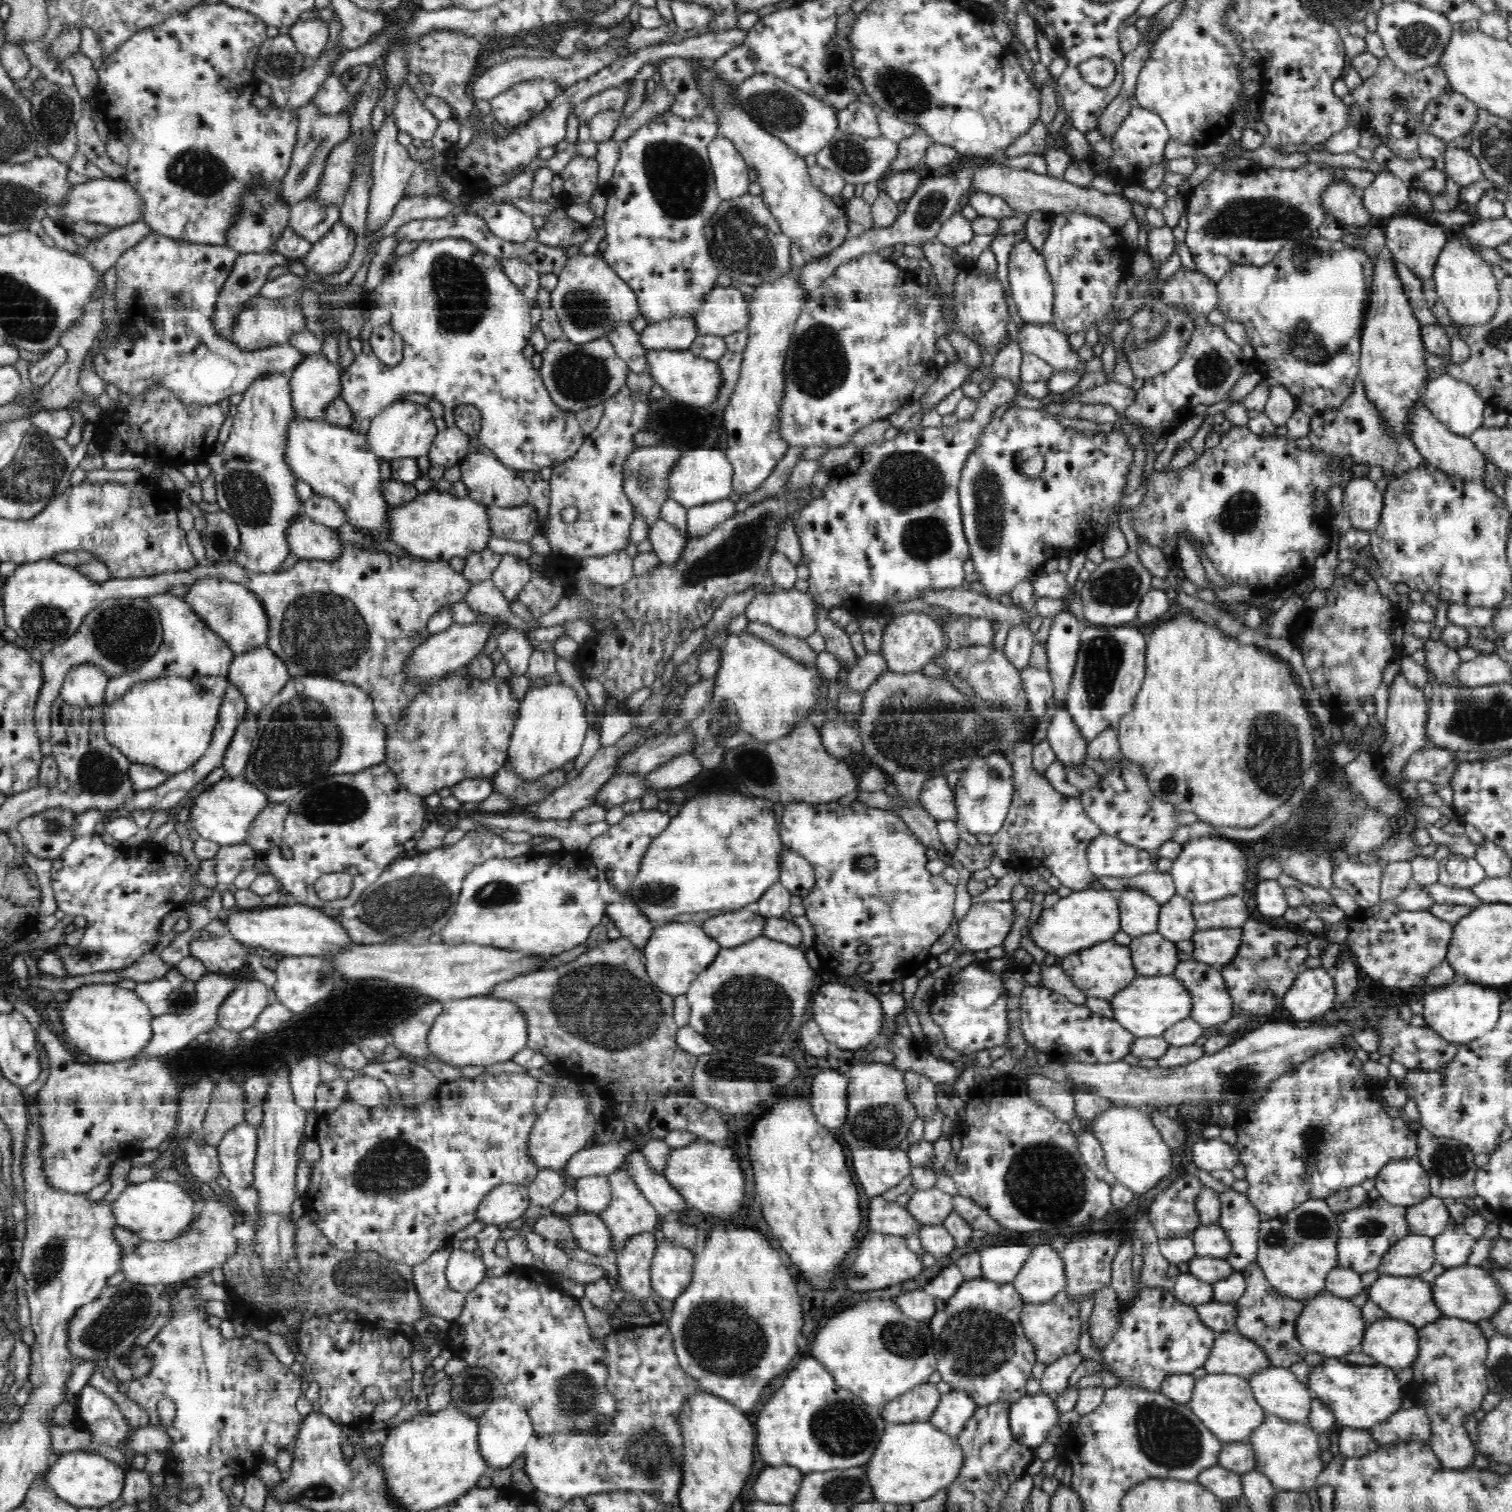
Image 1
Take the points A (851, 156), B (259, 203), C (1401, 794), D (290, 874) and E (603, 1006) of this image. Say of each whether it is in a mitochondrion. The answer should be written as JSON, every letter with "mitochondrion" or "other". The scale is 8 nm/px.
{"A":"mitochondrion","B":"mitochondrion","C":"other","D":"other","E":"mitochondrion"}

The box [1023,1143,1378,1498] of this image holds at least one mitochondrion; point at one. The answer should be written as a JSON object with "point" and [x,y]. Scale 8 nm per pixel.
{"point":[1167,1438]}

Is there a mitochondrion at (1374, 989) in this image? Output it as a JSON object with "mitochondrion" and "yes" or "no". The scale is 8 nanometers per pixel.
{"mitochondrion":"no"}

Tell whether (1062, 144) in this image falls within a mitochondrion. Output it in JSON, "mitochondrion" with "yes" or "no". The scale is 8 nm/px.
{"mitochondrion":"no"}

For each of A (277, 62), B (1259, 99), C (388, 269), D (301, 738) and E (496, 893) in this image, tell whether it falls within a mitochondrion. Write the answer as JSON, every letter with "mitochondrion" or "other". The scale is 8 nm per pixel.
{"A":"mitochondrion","B":"other","C":"other","D":"mitochondrion","E":"mitochondrion"}

